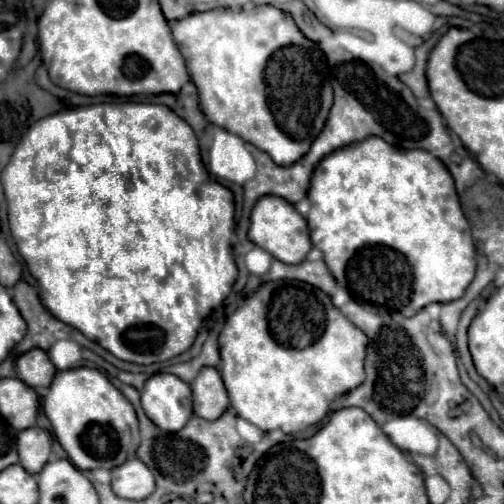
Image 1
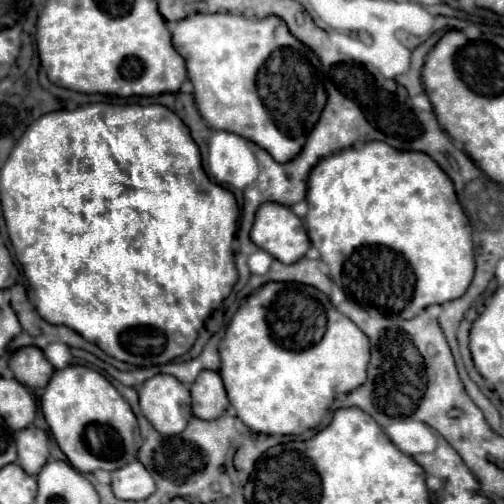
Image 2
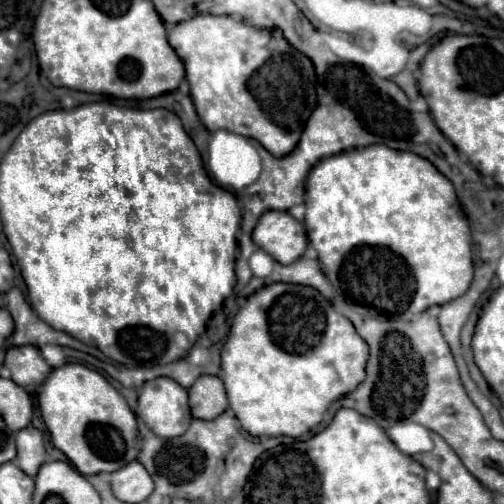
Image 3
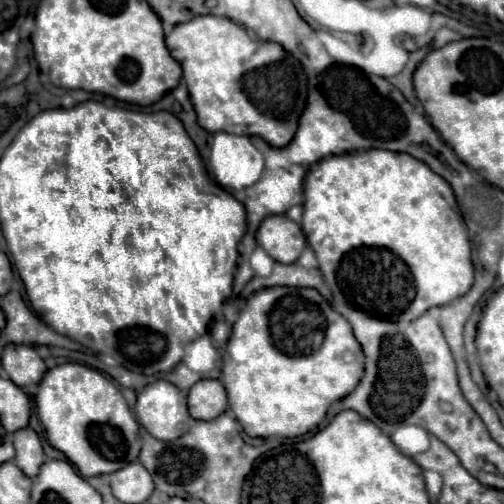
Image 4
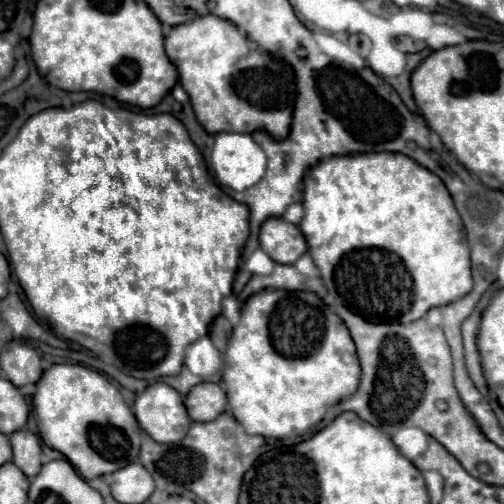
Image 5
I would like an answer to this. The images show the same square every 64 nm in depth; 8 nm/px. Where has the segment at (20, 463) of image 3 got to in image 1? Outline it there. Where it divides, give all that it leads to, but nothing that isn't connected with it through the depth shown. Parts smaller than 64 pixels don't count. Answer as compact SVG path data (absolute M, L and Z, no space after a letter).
M34 426L18 434L20 464L24 466L26 472L38 474L44 468L44 464L48 462L50 452L52 452L52 436L48 430Z

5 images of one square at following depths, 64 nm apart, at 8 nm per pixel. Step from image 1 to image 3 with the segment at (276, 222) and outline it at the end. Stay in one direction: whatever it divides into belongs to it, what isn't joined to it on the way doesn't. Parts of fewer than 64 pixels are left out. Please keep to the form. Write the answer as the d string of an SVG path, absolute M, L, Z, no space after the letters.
M266 210L252 232L252 240L280 264L292 264L308 246L304 224L282 210Z

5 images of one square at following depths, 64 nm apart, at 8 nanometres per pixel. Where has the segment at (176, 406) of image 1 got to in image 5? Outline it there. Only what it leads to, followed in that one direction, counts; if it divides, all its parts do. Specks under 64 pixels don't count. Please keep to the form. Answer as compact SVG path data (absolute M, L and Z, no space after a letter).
M166 382L150 384L138 394L132 410L140 428L164 444L182 440L190 428L182 396Z

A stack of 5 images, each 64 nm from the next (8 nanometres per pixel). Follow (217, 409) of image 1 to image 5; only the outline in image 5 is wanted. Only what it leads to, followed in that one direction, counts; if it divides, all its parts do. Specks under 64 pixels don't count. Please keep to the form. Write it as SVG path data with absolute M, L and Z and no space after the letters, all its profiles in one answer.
M200 382L188 392L184 404L192 420L210 422L226 410L226 392L216 382Z

